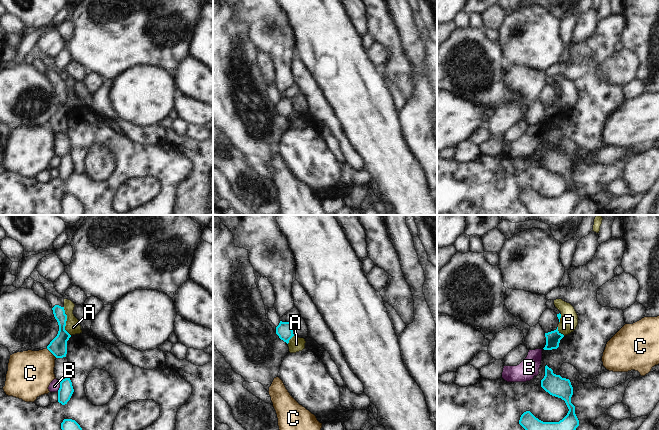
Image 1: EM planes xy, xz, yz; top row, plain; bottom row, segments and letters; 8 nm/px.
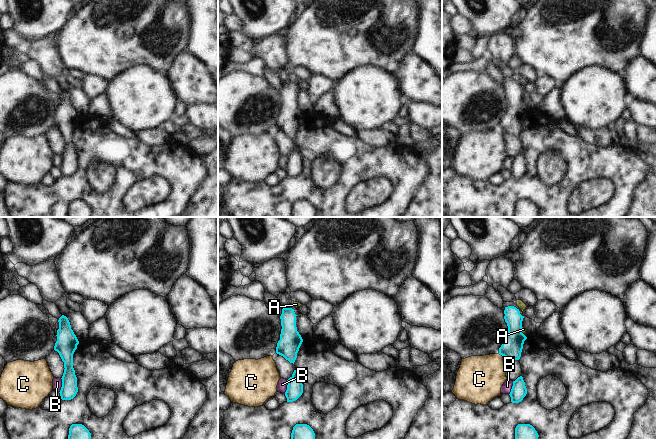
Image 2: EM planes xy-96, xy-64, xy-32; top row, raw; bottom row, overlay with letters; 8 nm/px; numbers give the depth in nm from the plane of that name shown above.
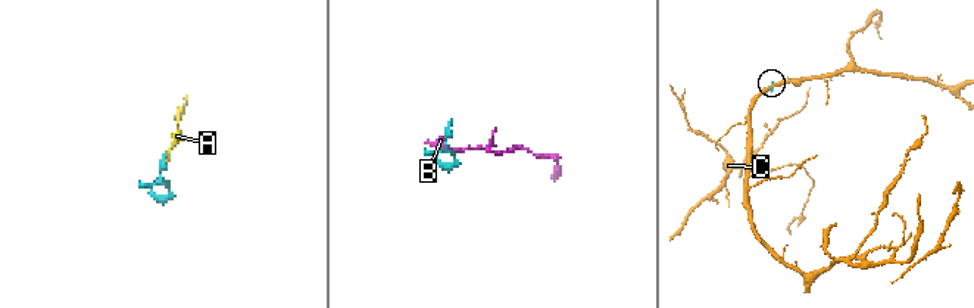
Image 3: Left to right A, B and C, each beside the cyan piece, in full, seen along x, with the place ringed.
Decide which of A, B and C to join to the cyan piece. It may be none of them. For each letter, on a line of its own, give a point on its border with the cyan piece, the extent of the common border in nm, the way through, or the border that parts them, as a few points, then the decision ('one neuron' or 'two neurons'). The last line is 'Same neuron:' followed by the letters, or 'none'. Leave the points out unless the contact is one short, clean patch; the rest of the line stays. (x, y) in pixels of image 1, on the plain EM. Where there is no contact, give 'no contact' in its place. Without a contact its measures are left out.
A: meets cyan in xy at (66, 96); contact 240 nm long; border along xy (63, 83), (66, 91), (65, 106), (70, 111); two neurons
B: meets cyan in xy at (60, 162); contact 90 nm long; border along xy (60, 157), (60, 163), (57, 167); two neurons
C: meets cyan in xy at (51, 128); contact 120 nm long; border along xy (46, 124), (56, 133); two neurons
Same neuron: none

